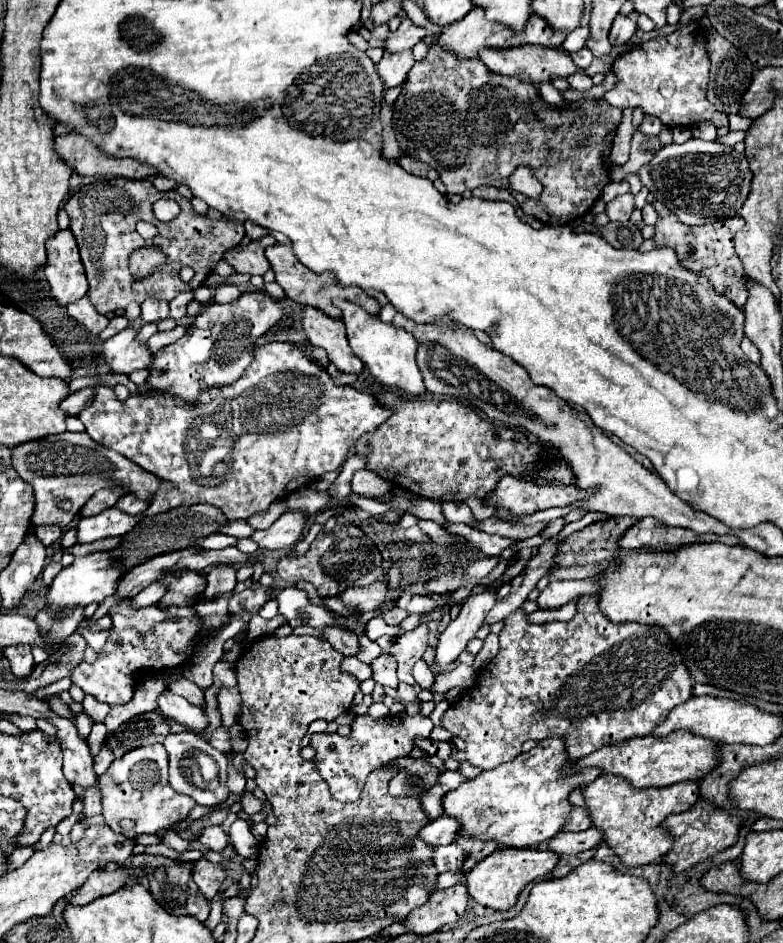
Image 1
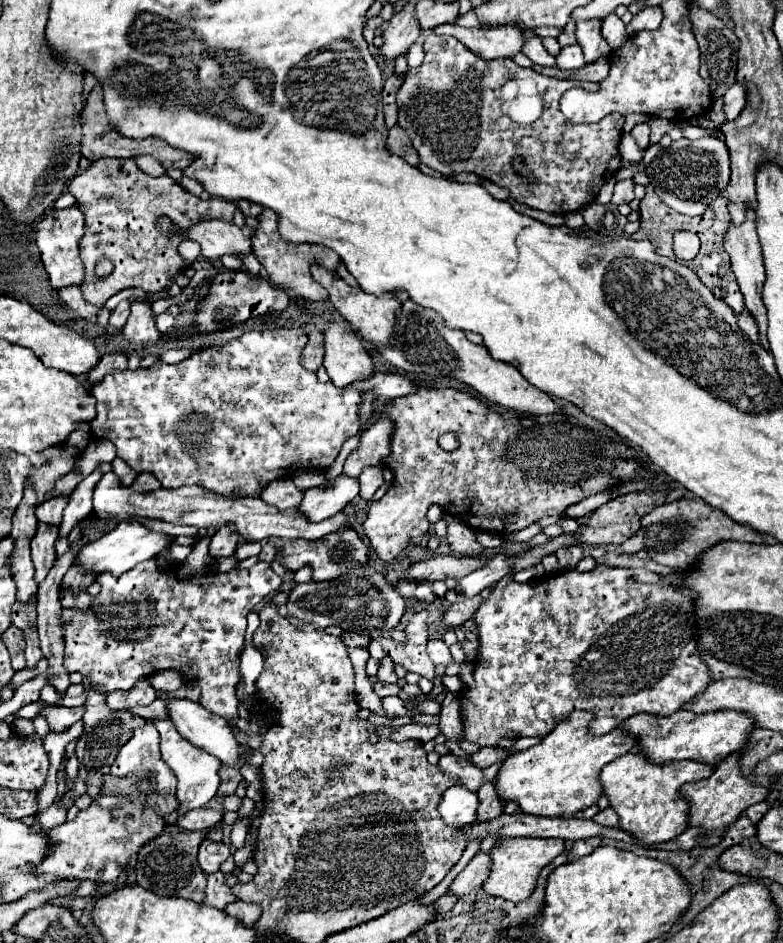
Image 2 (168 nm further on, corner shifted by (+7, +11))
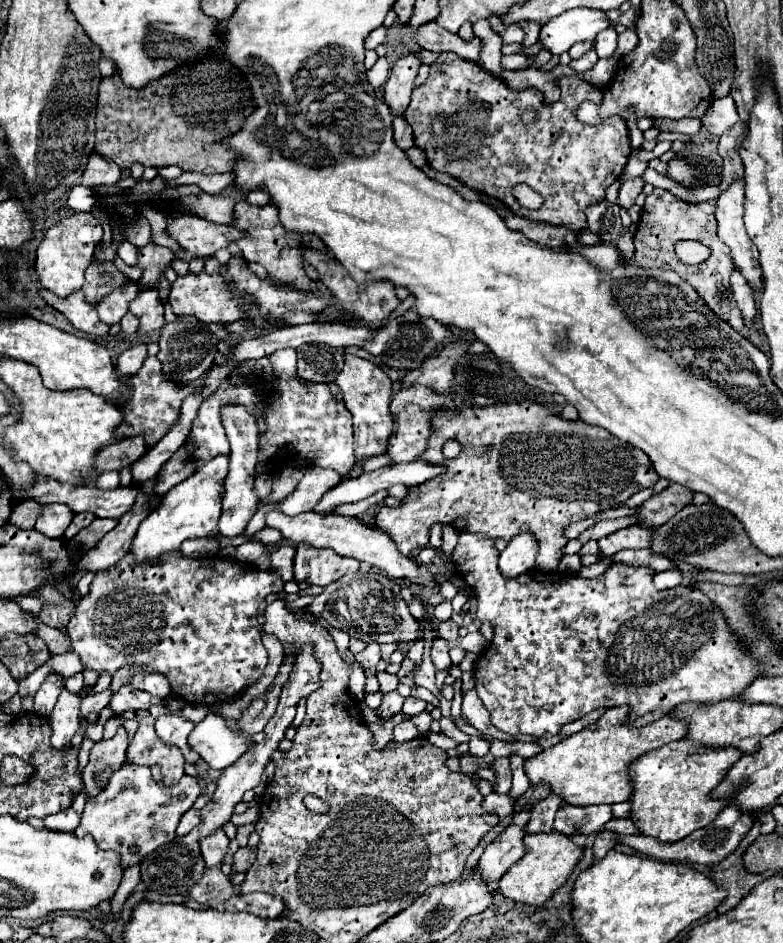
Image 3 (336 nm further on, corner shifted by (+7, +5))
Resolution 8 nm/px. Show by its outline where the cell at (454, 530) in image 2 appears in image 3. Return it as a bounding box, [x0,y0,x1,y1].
[451,532,761,738]

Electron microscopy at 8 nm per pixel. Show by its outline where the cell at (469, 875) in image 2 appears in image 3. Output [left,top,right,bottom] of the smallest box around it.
[479,804,533,882]

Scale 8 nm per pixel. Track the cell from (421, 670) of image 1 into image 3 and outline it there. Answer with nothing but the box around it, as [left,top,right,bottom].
[411,686,439,708]

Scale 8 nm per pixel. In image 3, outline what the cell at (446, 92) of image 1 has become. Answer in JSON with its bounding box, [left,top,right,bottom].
[405,52,629,232]

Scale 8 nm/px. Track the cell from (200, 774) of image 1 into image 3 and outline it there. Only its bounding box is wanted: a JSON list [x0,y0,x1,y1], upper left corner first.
[155,714,199,764]

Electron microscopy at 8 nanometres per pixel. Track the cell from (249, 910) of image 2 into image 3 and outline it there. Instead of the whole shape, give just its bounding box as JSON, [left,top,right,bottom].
[223,892,285,918]

